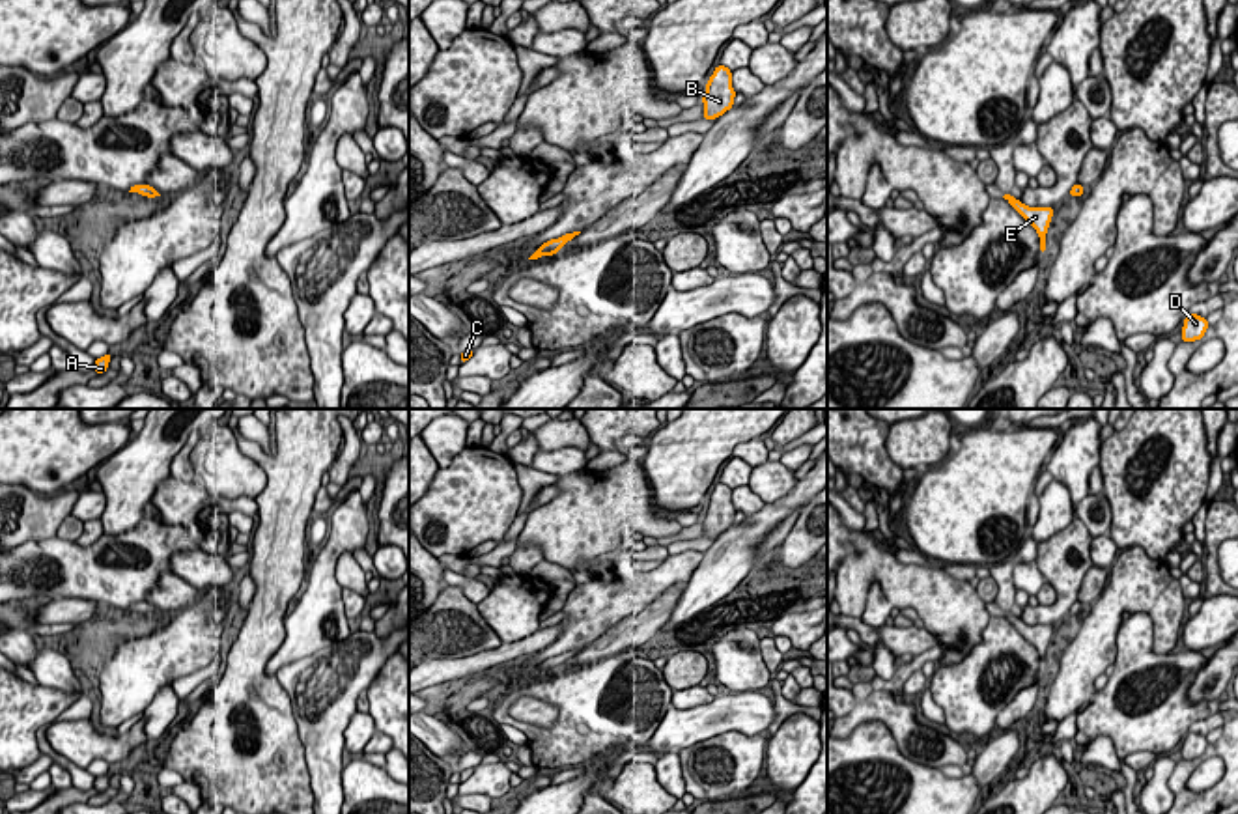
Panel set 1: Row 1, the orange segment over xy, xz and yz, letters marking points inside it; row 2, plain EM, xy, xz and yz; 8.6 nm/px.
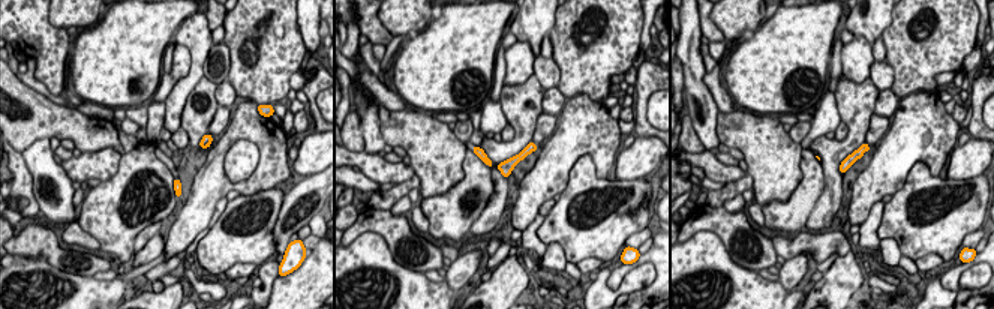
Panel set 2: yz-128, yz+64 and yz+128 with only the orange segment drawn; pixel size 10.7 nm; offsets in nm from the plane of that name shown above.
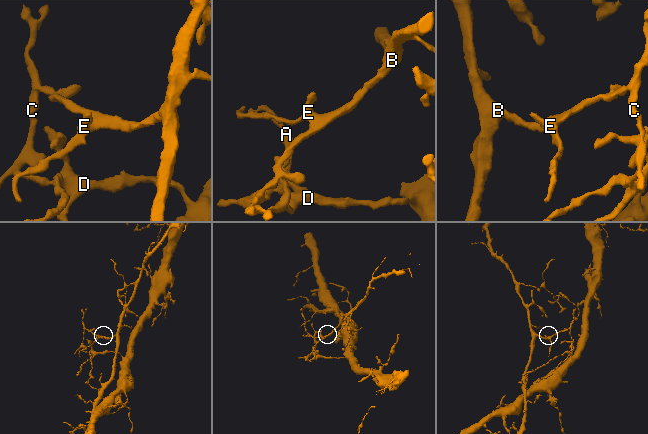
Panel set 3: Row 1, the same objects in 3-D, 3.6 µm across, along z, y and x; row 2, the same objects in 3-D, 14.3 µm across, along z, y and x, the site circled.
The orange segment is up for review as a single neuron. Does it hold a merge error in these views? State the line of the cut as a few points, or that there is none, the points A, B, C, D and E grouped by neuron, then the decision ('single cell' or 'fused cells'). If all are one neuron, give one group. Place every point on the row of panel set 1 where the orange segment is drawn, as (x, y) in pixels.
cut in yz along (1076, 183), (1083, 191); A C D / B E; fused cells

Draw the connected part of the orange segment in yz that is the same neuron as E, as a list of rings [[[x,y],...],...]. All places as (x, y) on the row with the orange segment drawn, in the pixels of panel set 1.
[[[1010,194],[1003,196],[1025,220],[1031,224],[1040,237],[1040,250],[1046,250],[1046,233],[1053,217],[1053,207],[1027,207]]]

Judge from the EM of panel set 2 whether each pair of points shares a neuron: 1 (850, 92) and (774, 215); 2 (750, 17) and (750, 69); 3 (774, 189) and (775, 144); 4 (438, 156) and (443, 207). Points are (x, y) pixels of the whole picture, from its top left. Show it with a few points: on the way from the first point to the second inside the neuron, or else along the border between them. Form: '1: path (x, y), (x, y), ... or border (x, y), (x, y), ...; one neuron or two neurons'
1: border (808, 147), (816, 155); two neurons
2: border (765, 18), (738, 42); two neurons
3: path (774, 179), (774, 155); one neuron
4: border (462, 165), (464, 176), (447, 191), (423, 198); two neurons

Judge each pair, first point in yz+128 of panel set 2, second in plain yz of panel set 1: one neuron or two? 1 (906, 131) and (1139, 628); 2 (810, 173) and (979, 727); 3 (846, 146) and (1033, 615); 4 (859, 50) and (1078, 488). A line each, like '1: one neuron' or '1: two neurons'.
1: two neurons
2: one neuron
3: one neuron
4: two neurons

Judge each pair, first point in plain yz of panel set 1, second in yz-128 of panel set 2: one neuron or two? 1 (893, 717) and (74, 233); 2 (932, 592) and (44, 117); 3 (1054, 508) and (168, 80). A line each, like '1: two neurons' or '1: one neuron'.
1: two neurons
2: one neuron
3: one neuron

